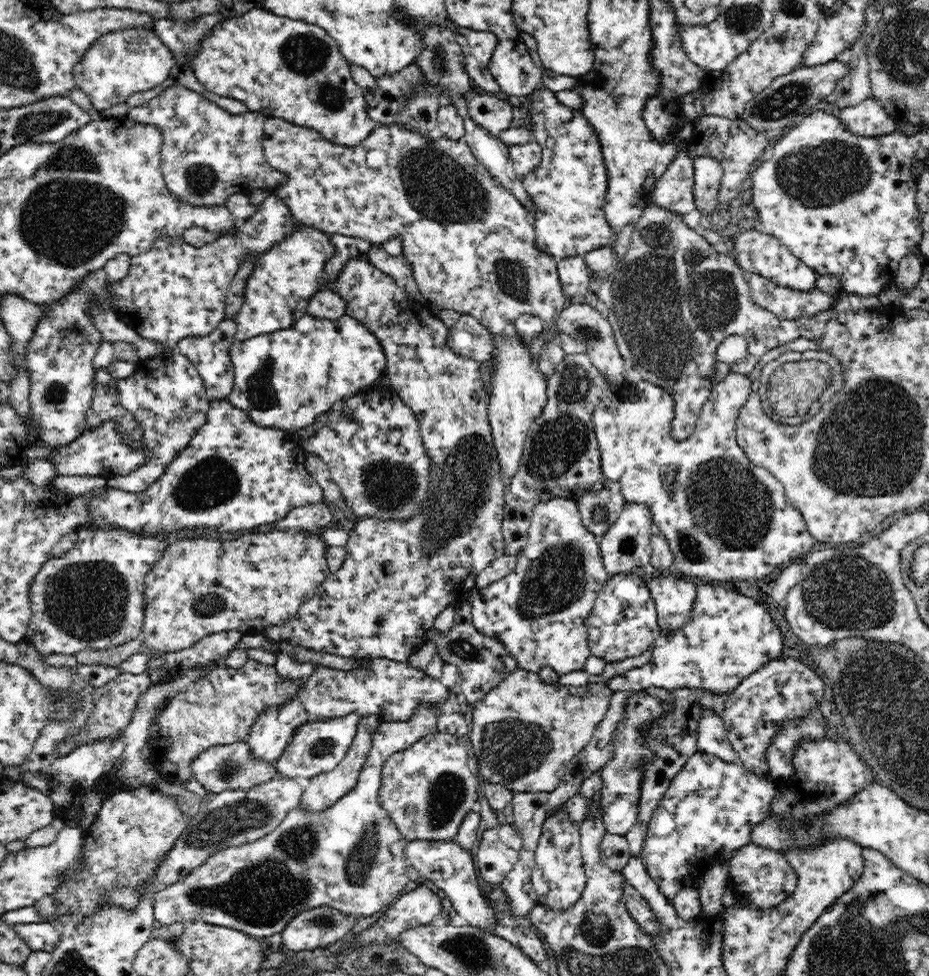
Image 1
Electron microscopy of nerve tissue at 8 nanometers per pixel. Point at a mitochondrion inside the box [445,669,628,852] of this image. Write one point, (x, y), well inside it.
(513, 749)

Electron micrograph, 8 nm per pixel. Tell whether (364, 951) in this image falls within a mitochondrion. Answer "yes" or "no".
no

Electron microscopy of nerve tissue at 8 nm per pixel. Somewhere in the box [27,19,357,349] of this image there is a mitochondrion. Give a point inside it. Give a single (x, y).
(307, 54)

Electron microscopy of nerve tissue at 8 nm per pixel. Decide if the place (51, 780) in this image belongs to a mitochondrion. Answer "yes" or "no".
no

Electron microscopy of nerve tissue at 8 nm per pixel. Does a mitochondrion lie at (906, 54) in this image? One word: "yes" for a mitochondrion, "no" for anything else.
yes

